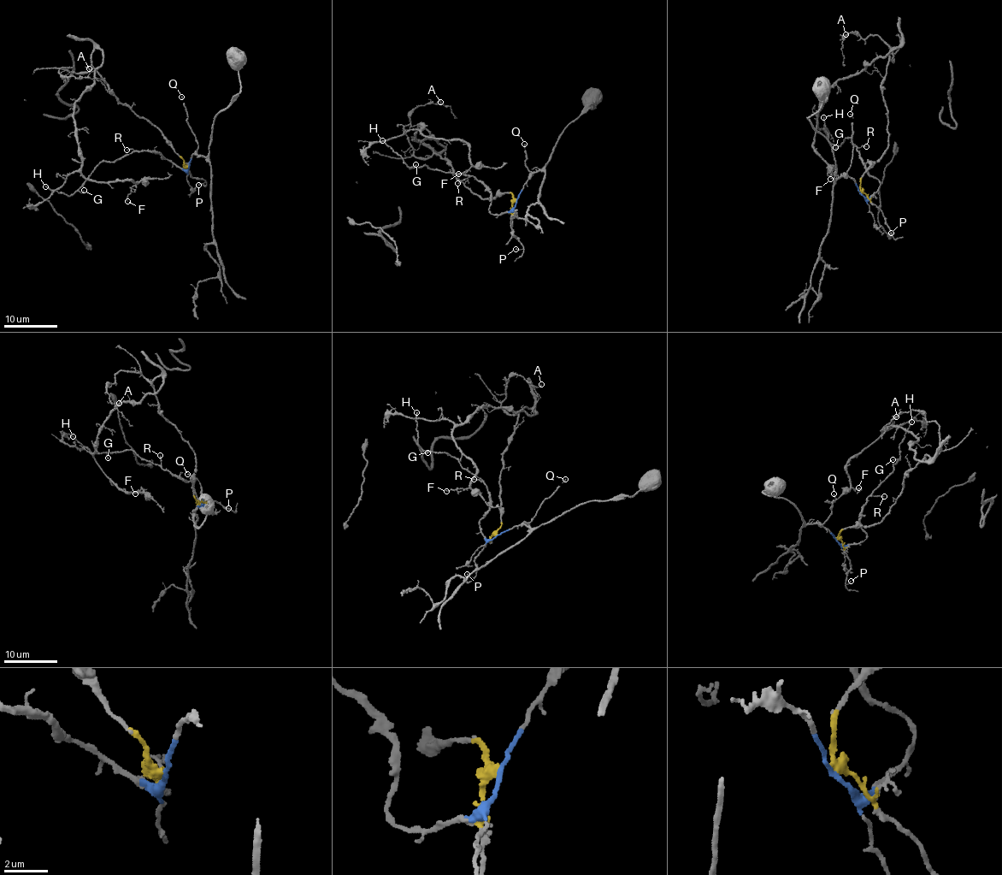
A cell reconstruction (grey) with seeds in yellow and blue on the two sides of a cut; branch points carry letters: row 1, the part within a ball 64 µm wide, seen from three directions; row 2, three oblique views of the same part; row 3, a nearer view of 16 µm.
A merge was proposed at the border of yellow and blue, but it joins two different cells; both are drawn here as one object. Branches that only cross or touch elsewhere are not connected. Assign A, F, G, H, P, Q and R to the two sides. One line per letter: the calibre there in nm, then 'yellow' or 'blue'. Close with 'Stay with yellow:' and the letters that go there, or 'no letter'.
A: calibre 100 nm; yellow
F: calibre 110 nm; yellow
G: calibre 110 nm; blue
H: calibre 150 nm; blue
P: calibre 120 nm; yellow
Q: calibre 120 nm; blue
R: calibre 100 nm; blue
Stay with yellow: A, F, P

